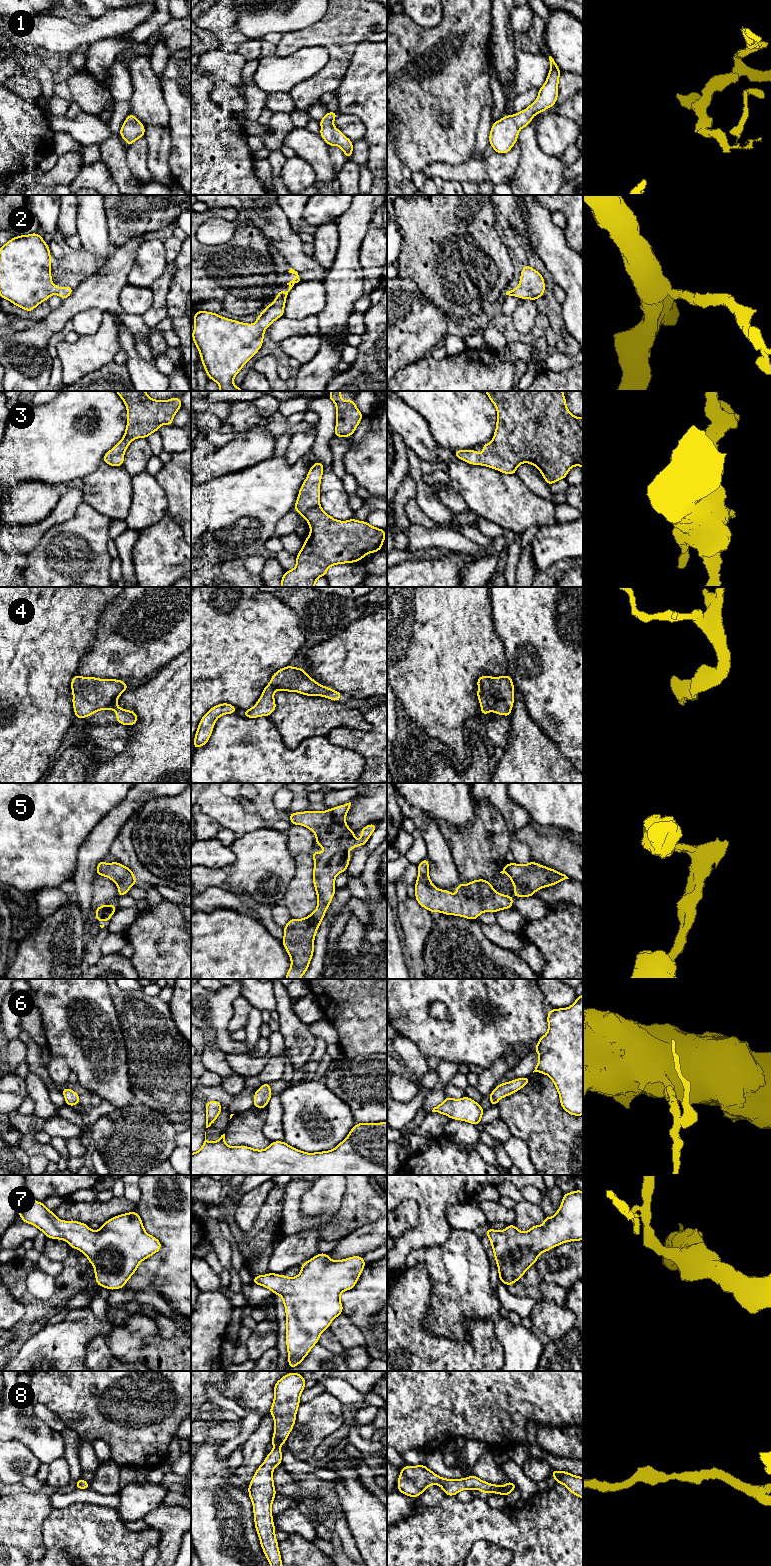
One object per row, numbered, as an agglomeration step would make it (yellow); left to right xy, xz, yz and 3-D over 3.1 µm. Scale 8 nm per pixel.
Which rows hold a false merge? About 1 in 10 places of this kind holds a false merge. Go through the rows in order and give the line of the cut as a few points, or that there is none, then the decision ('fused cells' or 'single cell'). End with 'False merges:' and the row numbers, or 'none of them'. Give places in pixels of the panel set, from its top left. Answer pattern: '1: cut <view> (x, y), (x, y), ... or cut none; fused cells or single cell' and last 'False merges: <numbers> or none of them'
1: cut none; single cell
2: cut none; single cell
3: cut none; single cell
4: cut none; single cell
5: cut none; single cell
6: cut none; single cell
7: cut none; single cell
8: cut none; single cell
False merges: none of them

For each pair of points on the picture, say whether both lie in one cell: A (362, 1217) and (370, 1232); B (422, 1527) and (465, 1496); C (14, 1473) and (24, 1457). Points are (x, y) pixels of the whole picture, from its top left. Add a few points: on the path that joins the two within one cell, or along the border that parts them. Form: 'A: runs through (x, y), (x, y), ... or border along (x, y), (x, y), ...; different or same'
A: border along (376, 1220), (355, 1228), (345, 1236); different
B: border along (454, 1496), (461, 1501), (470, 1501), (474, 1497); different
C: runs through (14, 1469), (20, 1461); same

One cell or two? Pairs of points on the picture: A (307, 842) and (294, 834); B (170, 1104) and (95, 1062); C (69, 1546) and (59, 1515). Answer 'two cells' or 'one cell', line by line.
A: one cell
B: two cells
C: one cell

